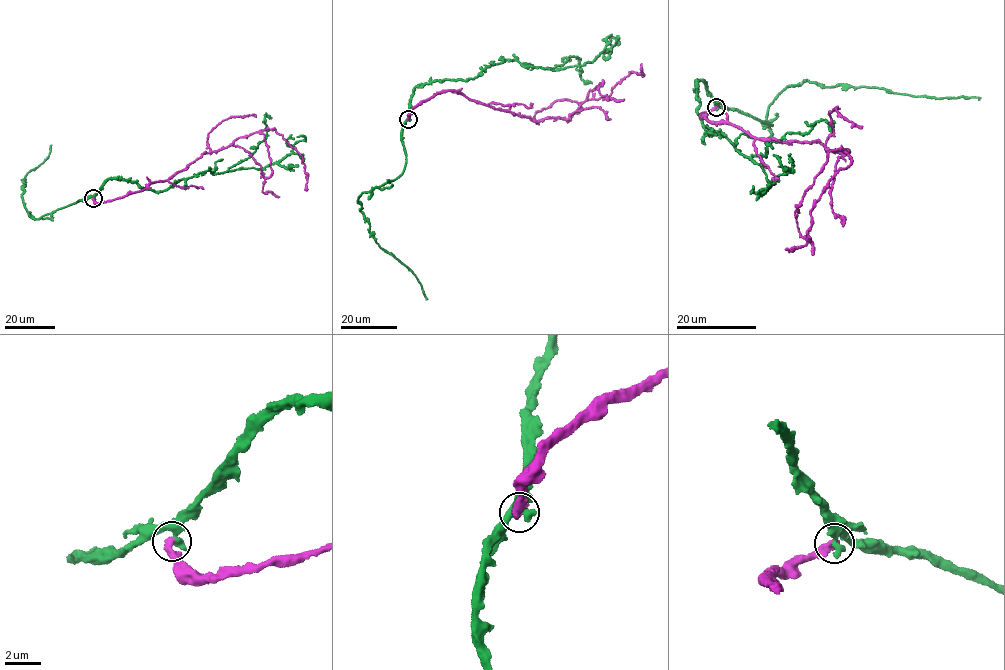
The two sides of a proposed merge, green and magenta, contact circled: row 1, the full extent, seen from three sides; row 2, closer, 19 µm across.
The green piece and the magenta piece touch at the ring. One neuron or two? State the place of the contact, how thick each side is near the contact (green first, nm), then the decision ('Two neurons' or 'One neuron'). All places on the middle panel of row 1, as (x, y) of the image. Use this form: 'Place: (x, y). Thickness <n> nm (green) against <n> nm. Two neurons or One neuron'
Place: (408, 119). Thickness 380 nm (green) against 480 nm. Two neurons

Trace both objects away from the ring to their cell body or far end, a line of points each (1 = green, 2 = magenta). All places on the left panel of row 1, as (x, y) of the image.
1: (93, 198), (110, 178), (128, 179), (156, 191), (201, 172), (263, 168), (305, 140), (297, 137)
2: (93, 198), (98, 203), (143, 191), (202, 154), (274, 129), (301, 156), (308, 189)

